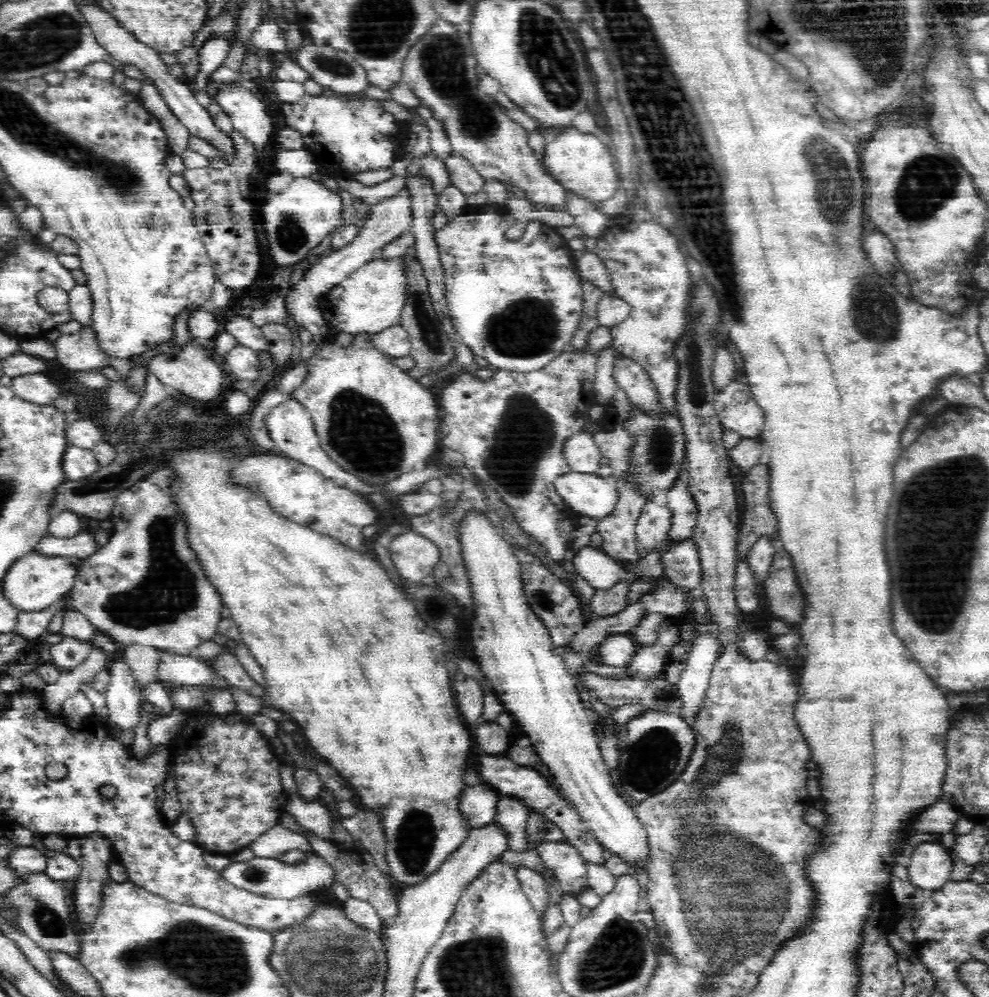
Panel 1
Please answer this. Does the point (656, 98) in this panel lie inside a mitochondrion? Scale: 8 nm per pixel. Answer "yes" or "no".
yes

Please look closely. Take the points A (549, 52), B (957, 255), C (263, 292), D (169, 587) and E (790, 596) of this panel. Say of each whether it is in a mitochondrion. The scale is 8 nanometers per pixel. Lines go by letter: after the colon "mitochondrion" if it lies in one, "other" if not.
A: mitochondrion
B: other
C: other
D: mitochondrion
E: mitochondrion

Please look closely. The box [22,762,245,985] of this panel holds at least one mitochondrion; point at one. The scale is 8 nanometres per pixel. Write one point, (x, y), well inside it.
(43, 913)

